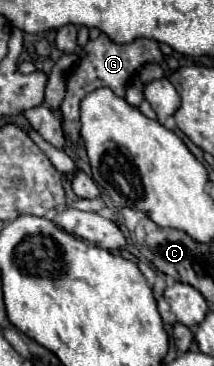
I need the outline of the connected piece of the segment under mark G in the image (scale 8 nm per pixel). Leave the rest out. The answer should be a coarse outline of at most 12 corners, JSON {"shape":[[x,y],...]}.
{"shape":[[87,42],[67,80],[63,128],[79,142],[79,104],[107,86],[125,96],[143,62],[163,62],[157,42]]}

